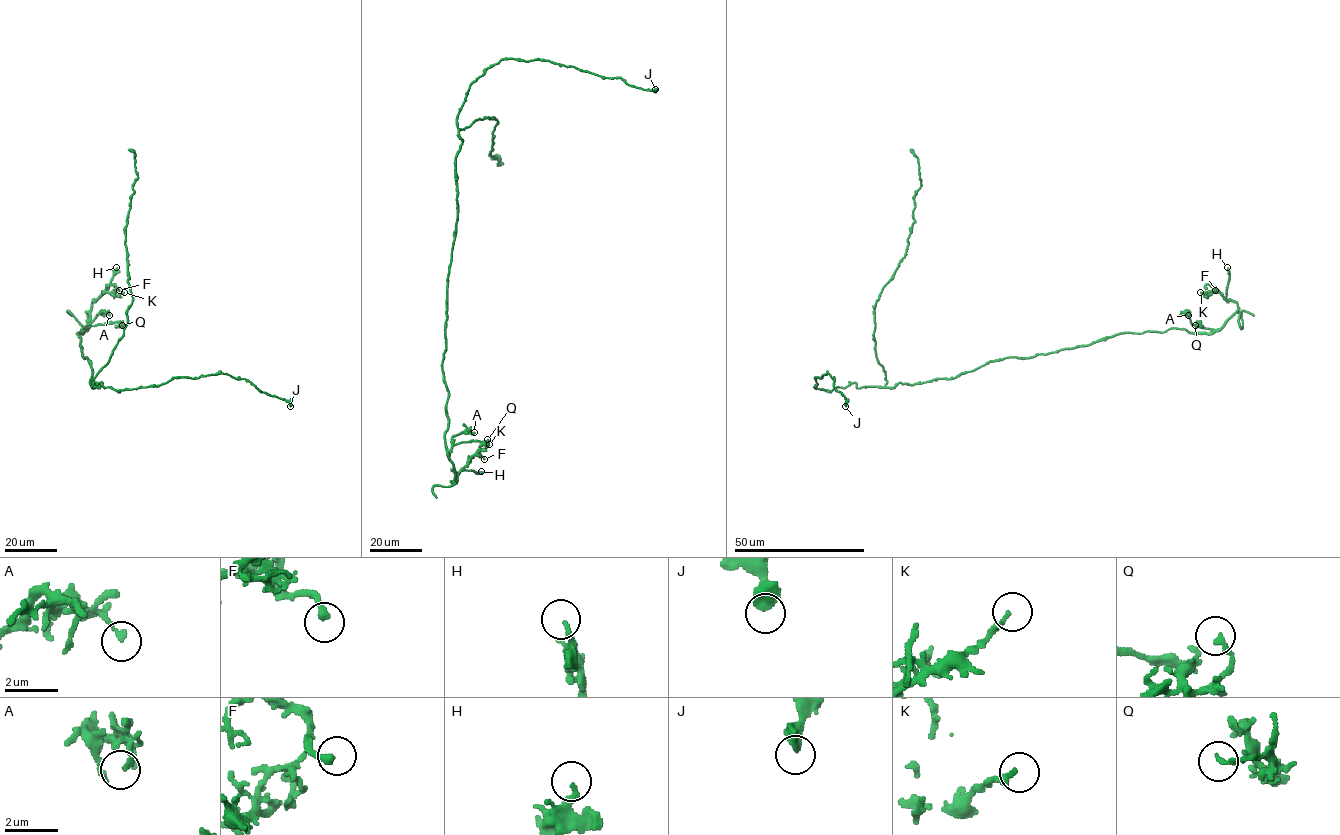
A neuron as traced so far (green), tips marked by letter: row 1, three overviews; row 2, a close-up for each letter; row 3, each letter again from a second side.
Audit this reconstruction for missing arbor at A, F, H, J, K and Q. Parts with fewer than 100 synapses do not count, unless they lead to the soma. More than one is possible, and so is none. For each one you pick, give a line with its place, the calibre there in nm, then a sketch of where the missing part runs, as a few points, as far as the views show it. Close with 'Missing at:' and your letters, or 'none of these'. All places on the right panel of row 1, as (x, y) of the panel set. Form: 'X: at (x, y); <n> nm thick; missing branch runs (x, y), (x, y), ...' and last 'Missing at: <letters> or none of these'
Missing at: none of these

